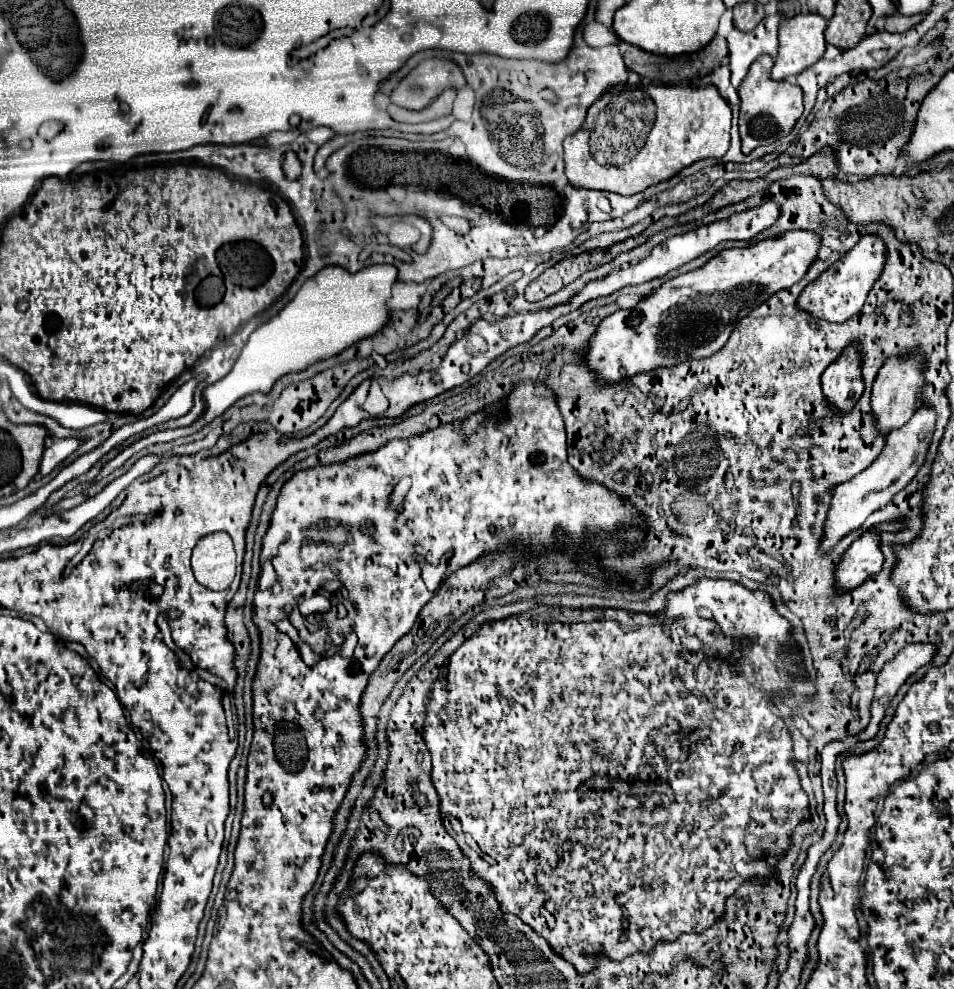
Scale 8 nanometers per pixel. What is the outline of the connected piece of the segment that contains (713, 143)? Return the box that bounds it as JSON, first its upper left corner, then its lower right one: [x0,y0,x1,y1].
[564,84,730,196]

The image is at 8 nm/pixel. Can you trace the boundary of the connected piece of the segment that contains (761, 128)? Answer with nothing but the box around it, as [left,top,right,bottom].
[738,54,802,154]

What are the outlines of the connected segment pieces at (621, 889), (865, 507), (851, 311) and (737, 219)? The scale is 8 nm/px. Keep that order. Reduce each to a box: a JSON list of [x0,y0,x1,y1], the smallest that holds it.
[[424,580,810,972],[820,406,934,552],[796,236,884,322],[648,204,778,276]]

